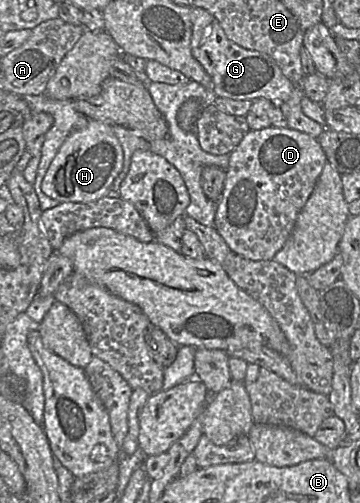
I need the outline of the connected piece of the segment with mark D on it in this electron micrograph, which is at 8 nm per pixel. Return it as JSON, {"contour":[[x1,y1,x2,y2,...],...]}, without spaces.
{"contour":[[289,127,249,130,229,154,214,227,231,251,250,260,271,260,284,246,327,163,318,140]]}

